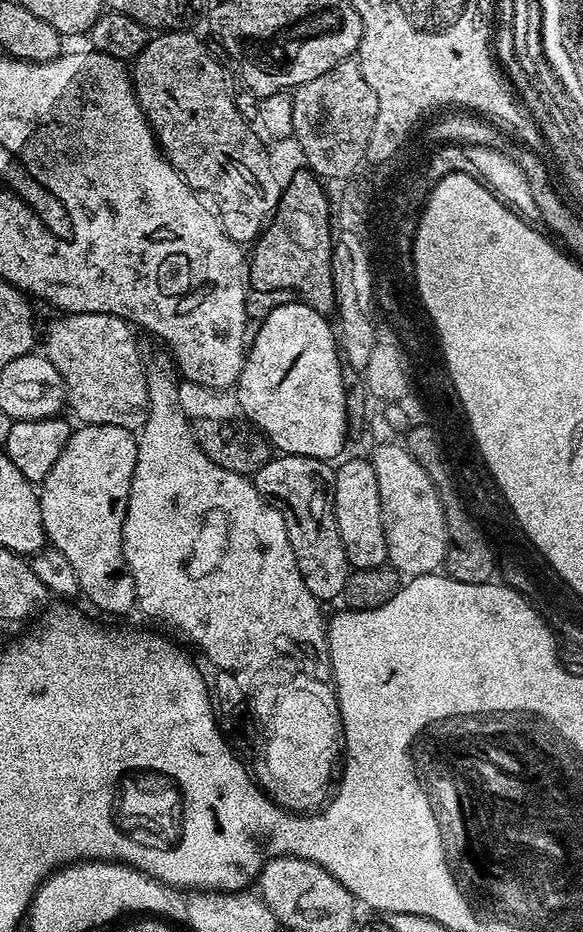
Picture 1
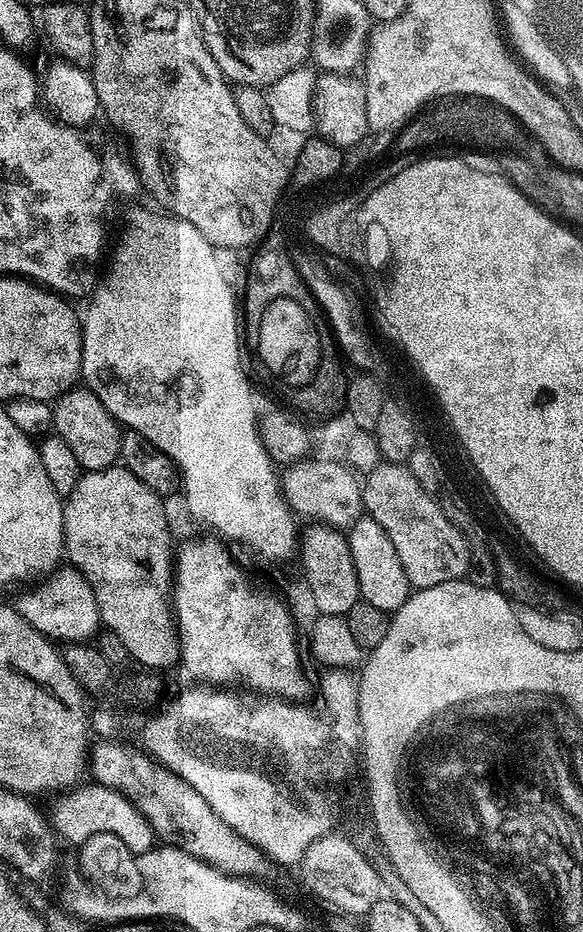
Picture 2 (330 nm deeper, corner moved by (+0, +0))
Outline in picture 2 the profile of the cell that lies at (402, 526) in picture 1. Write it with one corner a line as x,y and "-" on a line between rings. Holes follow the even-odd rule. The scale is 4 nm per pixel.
381,462
362,480
363,511
386,530
390,543
394,545
394,554
402,562
402,570
406,570
406,578
413,589
438,586
442,582
450,582
467,577
468,546
461,536
448,527
440,512
416,483
402,471
402,464

